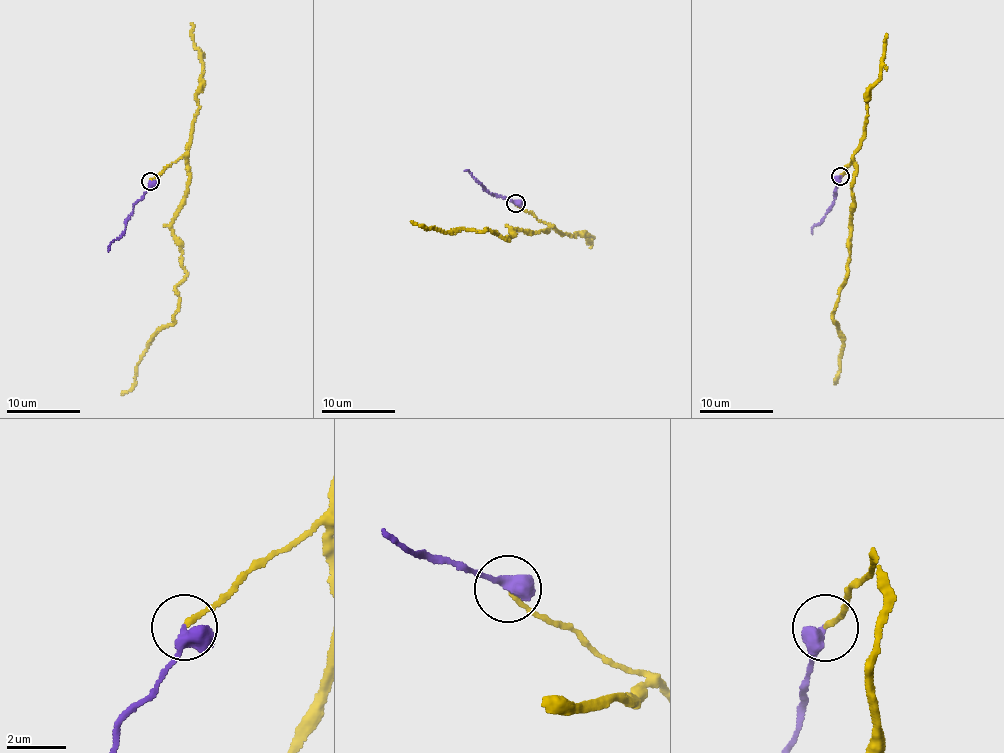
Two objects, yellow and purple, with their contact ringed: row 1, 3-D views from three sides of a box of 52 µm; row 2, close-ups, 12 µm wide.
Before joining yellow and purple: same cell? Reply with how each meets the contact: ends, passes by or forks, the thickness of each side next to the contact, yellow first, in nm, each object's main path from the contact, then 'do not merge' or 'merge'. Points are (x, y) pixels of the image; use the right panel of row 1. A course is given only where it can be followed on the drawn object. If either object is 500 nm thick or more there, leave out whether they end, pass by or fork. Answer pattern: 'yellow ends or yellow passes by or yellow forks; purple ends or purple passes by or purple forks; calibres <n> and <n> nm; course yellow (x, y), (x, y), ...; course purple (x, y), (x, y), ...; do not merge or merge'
calibres 170 and 550 nm; course yellow (841, 176), (852, 161), (855, 170), (851, 248), (846, 282), (833, 320), (842, 343), (839, 377), (835, 384); course purple (841, 176), (834, 204), (812, 228), (812, 234); merge

